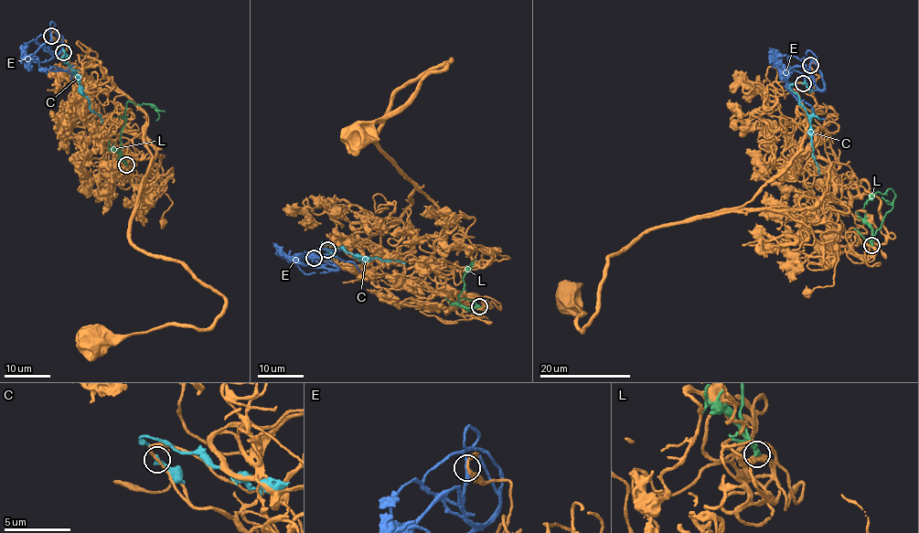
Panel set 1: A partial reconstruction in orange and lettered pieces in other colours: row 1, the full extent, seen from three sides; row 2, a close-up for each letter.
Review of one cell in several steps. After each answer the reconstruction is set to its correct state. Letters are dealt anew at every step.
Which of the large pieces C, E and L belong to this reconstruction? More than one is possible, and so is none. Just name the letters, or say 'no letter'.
E

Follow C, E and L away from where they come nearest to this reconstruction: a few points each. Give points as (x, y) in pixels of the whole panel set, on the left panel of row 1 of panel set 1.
C: (64, 52), (64, 62), (80, 84), (80, 92), (103, 122)
E: (50, 36), (48, 47), (47, 43), (41, 44), (33, 55), (39, 60), (39, 68), (67, 70), (71, 78)
L: (126, 165), (120, 149), (126, 104), (129, 101), (151, 106), (158, 114), (156, 120)

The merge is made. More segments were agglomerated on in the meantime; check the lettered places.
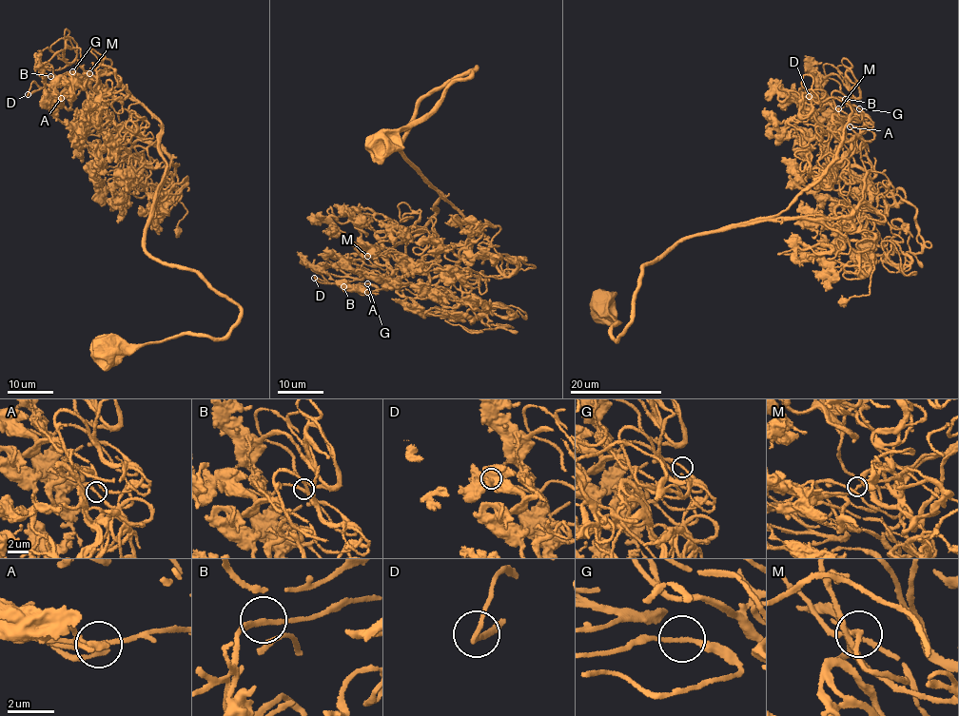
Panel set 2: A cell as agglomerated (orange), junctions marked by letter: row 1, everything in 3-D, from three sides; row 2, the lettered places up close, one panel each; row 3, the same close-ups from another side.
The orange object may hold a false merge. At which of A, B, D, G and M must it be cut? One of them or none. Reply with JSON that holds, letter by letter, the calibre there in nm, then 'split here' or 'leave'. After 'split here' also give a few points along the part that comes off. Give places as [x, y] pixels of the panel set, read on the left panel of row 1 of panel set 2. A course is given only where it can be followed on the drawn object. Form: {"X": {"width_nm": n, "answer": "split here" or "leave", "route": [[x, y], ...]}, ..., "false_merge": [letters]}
{"A": {"width_nm": 150, "answer": "leave"}, "B": {"width_nm": 180, "answer": "leave"}, "D": {"width_nm": 190, "answer": "leave"}, "G": {"width_nm": 180, "answer": "leave"}, "M": {"width_nm": 180, "answer": "leave"}, "false_merge": []}

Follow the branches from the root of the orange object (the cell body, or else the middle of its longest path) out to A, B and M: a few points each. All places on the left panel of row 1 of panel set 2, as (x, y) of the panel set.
A: (106, 342), (224, 338), (240, 308), (146, 251), (160, 123), (113, 89), (61, 98)
B: (106, 342), (224, 338), (240, 308), (146, 251), (160, 123), (113, 89), (48, 95), (50, 75)
M: (106, 342), (224, 338), (240, 308), (146, 251), (166, 164), (162, 126), (126, 89), (104, 91), (89, 73)

